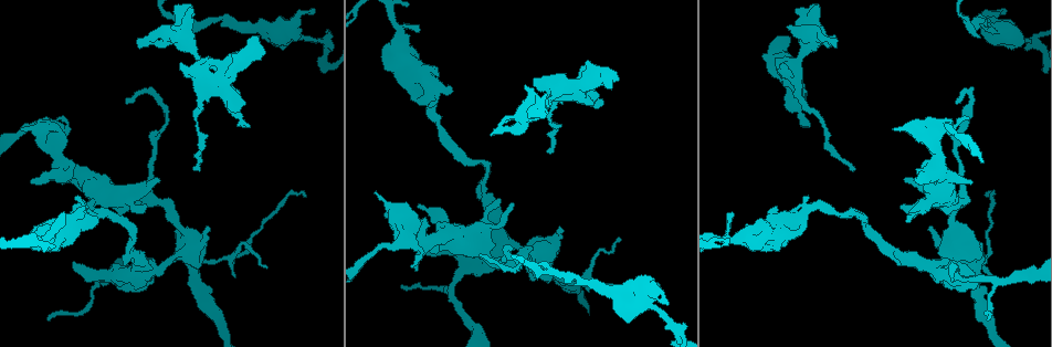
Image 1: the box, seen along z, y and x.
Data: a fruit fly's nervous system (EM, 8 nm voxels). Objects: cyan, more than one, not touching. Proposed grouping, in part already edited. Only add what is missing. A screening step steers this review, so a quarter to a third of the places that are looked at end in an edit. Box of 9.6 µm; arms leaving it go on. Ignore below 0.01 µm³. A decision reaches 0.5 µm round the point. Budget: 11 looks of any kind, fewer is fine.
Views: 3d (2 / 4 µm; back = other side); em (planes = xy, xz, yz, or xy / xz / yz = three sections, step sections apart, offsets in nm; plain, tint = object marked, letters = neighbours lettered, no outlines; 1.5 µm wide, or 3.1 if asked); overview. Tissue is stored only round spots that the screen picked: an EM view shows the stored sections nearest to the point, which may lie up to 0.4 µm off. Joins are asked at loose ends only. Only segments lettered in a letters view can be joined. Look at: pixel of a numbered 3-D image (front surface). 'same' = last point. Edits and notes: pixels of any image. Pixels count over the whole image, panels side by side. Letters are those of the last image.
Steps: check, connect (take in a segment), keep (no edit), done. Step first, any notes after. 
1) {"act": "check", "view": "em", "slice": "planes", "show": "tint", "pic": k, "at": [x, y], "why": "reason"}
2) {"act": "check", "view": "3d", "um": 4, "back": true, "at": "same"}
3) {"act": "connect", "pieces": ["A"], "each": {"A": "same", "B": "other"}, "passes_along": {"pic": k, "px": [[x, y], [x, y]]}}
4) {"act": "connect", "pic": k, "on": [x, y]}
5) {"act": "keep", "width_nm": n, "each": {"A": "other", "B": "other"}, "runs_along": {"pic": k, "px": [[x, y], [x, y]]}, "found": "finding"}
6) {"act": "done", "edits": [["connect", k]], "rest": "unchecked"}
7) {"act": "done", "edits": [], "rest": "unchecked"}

{"act": "check", "view": "em", "slice": "planes", "show": "letters", "pic": 1, "at": [66, 213], "why": "free end"}

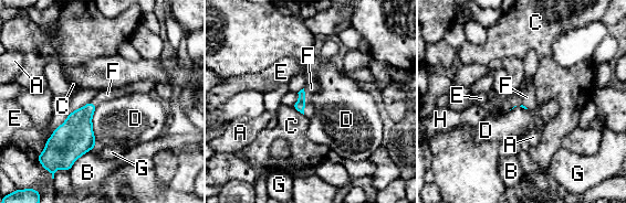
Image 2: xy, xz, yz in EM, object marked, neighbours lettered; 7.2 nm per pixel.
{"act": "connect", "pieces": ["F"], "each": {"A": "other", "B": "other", "C": "other", "D": "other", "E": "other", "F": "same", "G": "other", "H": "other"}, "passes_along": {"pic": 2, "px": [[300, 106], [304, 102], [311, 88]]}, "found": "it goes on there"}

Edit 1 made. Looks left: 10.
{"act": "check", "view": "overview", "why": "redraw"}

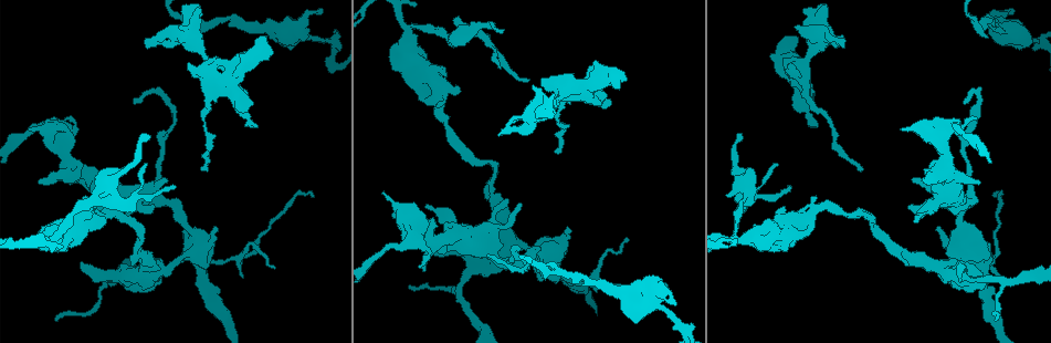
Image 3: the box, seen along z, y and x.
{"act": "check", "view": "em", "slice": "yz", "step": 4, "show": "tint", "pic": 3, "at": [456, 88]}

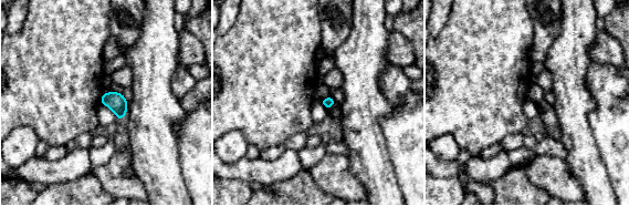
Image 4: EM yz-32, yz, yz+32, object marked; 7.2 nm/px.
{"act": "check", "view": "em", "slice": "planes", "show": "letters", "at": "same"}

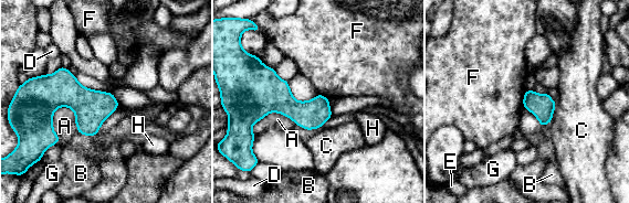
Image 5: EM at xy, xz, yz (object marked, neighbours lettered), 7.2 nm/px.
{"act": "keep", "width_nm": 180, "each": {"A": "other", "B": "other", "C": "other", "D": "other", "E": "other", "F": "other", "G": "other", "H": "other"}, "found": "none of them fits"}

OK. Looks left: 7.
{"act": "check", "view": "em", "um": 3.1, "slice": "xy", "step": 16, "show": "letters", "pic": 3, "at": [499, 66], "why": "thin end"}

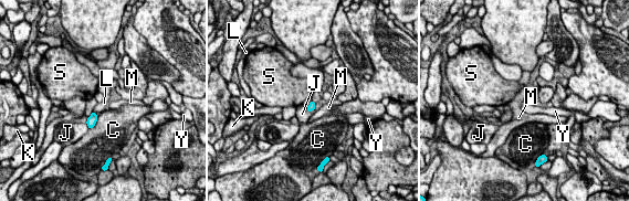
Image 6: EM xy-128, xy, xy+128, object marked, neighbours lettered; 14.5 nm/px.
{"act": "check", "view": "em", "um": 3.1, "slice": "xz", "step": 8, "show": "letters", "at": "same", "why": "cut it another way"}

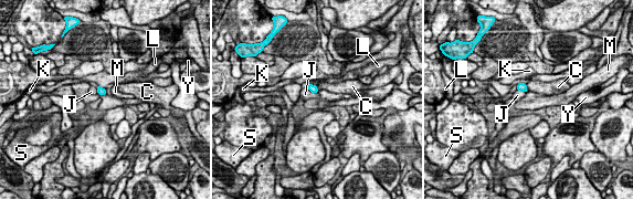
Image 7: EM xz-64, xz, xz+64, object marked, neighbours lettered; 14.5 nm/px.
{"act": "keep", "width_nm": 100, "each": {"C": "other", "J": "other", "K": "other", "L": "other", "M": "other", "S": "other", "Y": "other"}, "border": {"pic": 7, "px": [[106, 93], [101, 95]]}, "found": "no lettered segment goes on from it"}

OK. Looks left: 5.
{"act": "check", "view": "3d", "um": 4, "pic": 3, "at": [179, 28]}

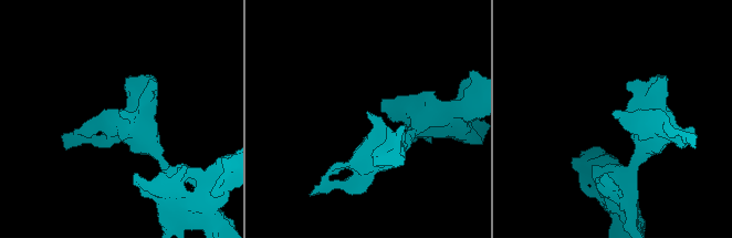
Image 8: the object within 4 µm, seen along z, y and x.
{"act": "check", "view": "em", "slice": "planes", "show": "letters", "pic": 8, "at": [366, 113], "why": "now the EM"}

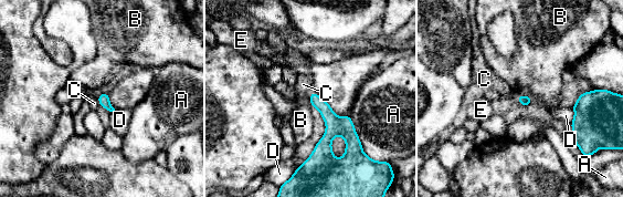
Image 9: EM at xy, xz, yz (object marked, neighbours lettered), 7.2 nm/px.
{"act": "keep", "longest_contact_nm": ["A", 300], "each": {"A": "other", "B": "other", "C": "other", "D": "other", "E": "other"}, "border": {"pic": 9, "px": [[97, 100], [99, 104]]}, "found": "no lettered segment goes on from it"}

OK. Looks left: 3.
{"act": "done", "edits": [["connect", 2]], "rest": "unchecked"}

